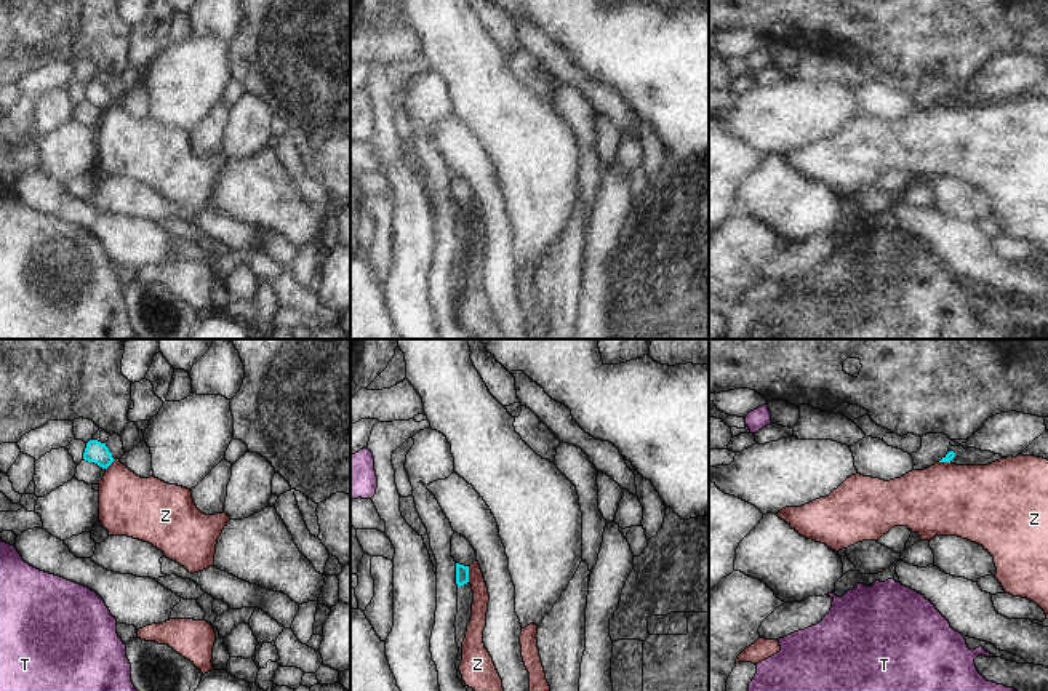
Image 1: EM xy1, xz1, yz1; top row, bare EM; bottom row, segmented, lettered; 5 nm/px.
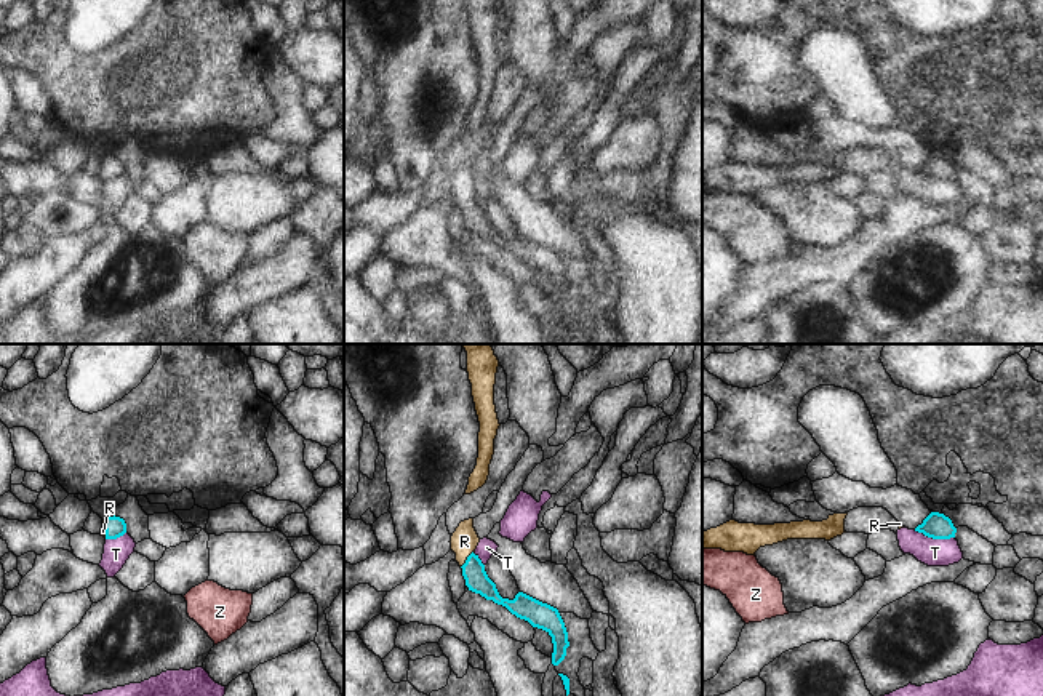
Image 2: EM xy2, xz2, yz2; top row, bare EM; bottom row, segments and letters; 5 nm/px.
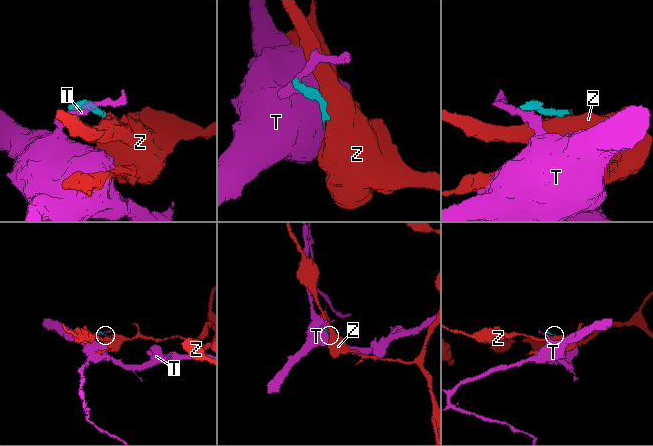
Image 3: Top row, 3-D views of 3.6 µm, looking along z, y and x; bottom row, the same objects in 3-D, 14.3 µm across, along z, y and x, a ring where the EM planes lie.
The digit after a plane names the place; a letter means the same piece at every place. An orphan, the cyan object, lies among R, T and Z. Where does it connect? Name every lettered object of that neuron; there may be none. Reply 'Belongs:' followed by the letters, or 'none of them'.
Belongs: R

